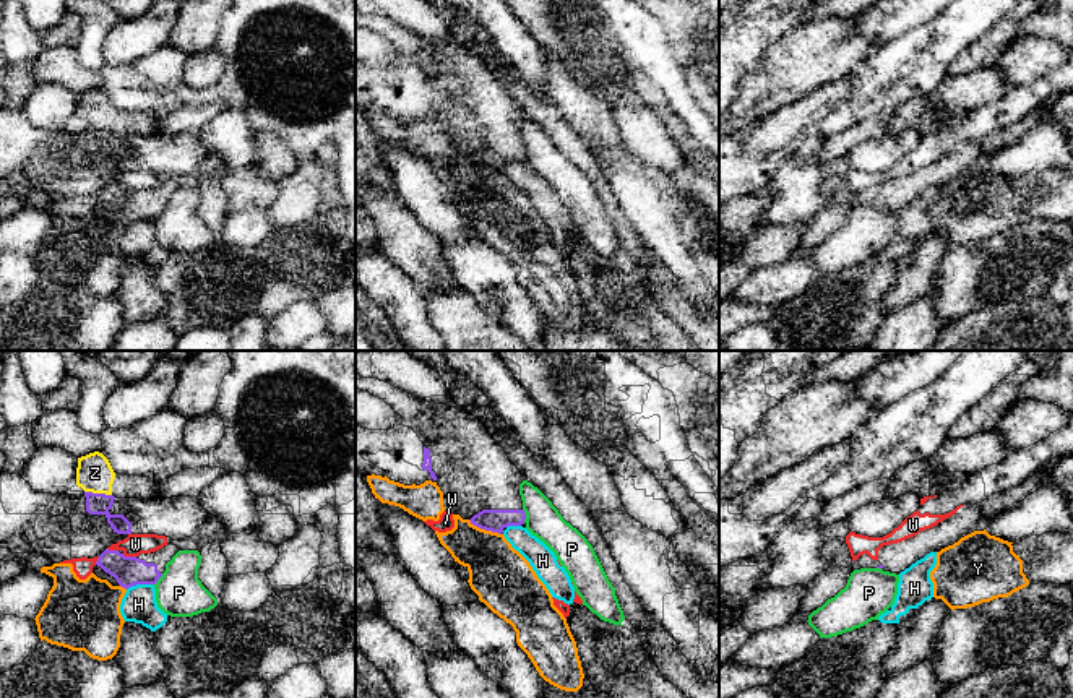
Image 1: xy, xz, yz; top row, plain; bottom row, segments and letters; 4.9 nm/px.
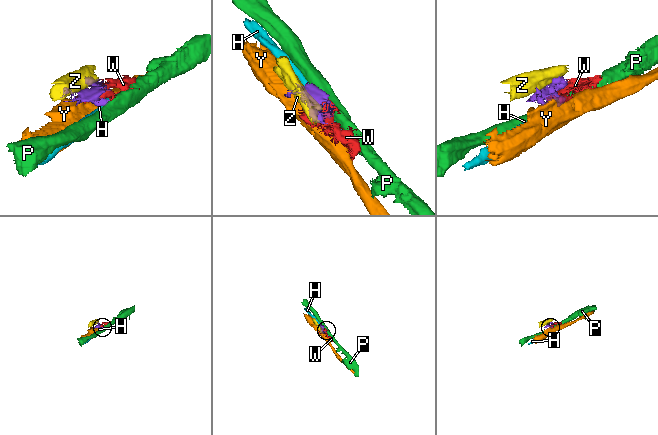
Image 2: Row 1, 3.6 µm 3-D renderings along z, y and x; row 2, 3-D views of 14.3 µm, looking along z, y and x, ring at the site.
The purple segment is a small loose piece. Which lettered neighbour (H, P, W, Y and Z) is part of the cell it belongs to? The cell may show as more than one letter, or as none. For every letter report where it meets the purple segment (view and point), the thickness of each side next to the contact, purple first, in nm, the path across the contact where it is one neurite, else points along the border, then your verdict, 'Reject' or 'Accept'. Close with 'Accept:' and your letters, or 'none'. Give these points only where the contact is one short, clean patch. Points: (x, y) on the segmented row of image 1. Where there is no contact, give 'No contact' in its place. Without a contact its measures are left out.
H: Touches purple at xy (138, 583). Thickness 150 nm (purple) against 170 nm. Boundary: xy (151, 583), (137, 583), (127, 590). Reject
P: Touches purple at xy (158, 578). Thickness 150 nm (purple) against 240 nm. Boundary: xy (163, 573), (153, 585). Reject
W: Touches purple at xy (129, 557). Thickness 150 nm (purple) against 110 nm. Reject
Y: Touches purple at xz (484, 528). Thickness 110 nm (purple) against 300 nm. Reject
Z: Touches purple at xy (98, 494). Thickness 110 nm (purple) against 180 nm. Reject
Accept: none

